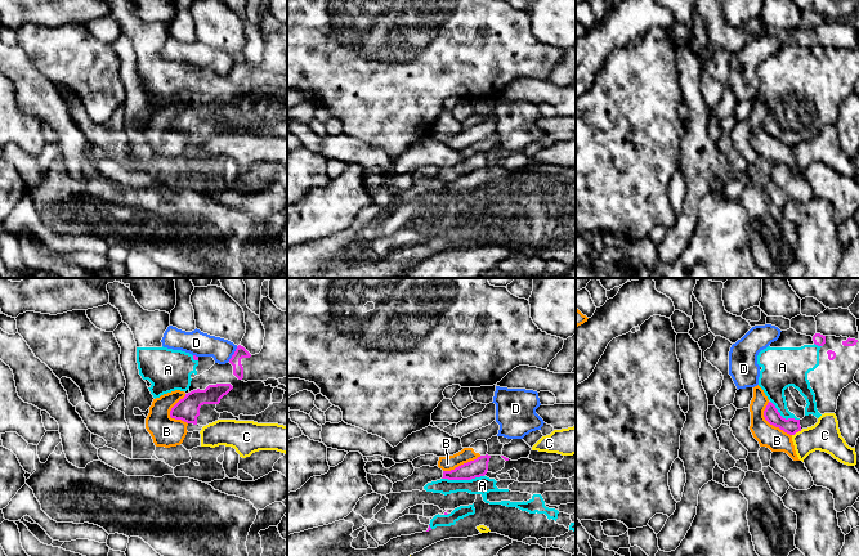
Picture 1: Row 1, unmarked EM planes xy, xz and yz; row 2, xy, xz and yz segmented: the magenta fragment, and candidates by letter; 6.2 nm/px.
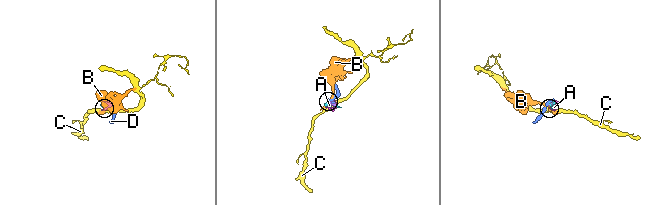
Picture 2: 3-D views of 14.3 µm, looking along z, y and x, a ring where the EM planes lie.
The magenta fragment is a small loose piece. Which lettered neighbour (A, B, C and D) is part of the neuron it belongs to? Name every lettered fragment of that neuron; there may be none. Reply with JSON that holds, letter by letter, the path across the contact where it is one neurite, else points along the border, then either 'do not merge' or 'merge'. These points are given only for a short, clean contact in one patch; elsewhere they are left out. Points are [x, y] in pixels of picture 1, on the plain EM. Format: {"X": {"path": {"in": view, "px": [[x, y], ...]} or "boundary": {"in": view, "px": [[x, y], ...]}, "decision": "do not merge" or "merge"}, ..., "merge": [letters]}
{"A": {"decision": "do not merge"}, "B": {"decision": "do not merge"}, "C": {"decision": "merge"}, "D": {"decision": "do not merge"}, "merge": ["C"]}

